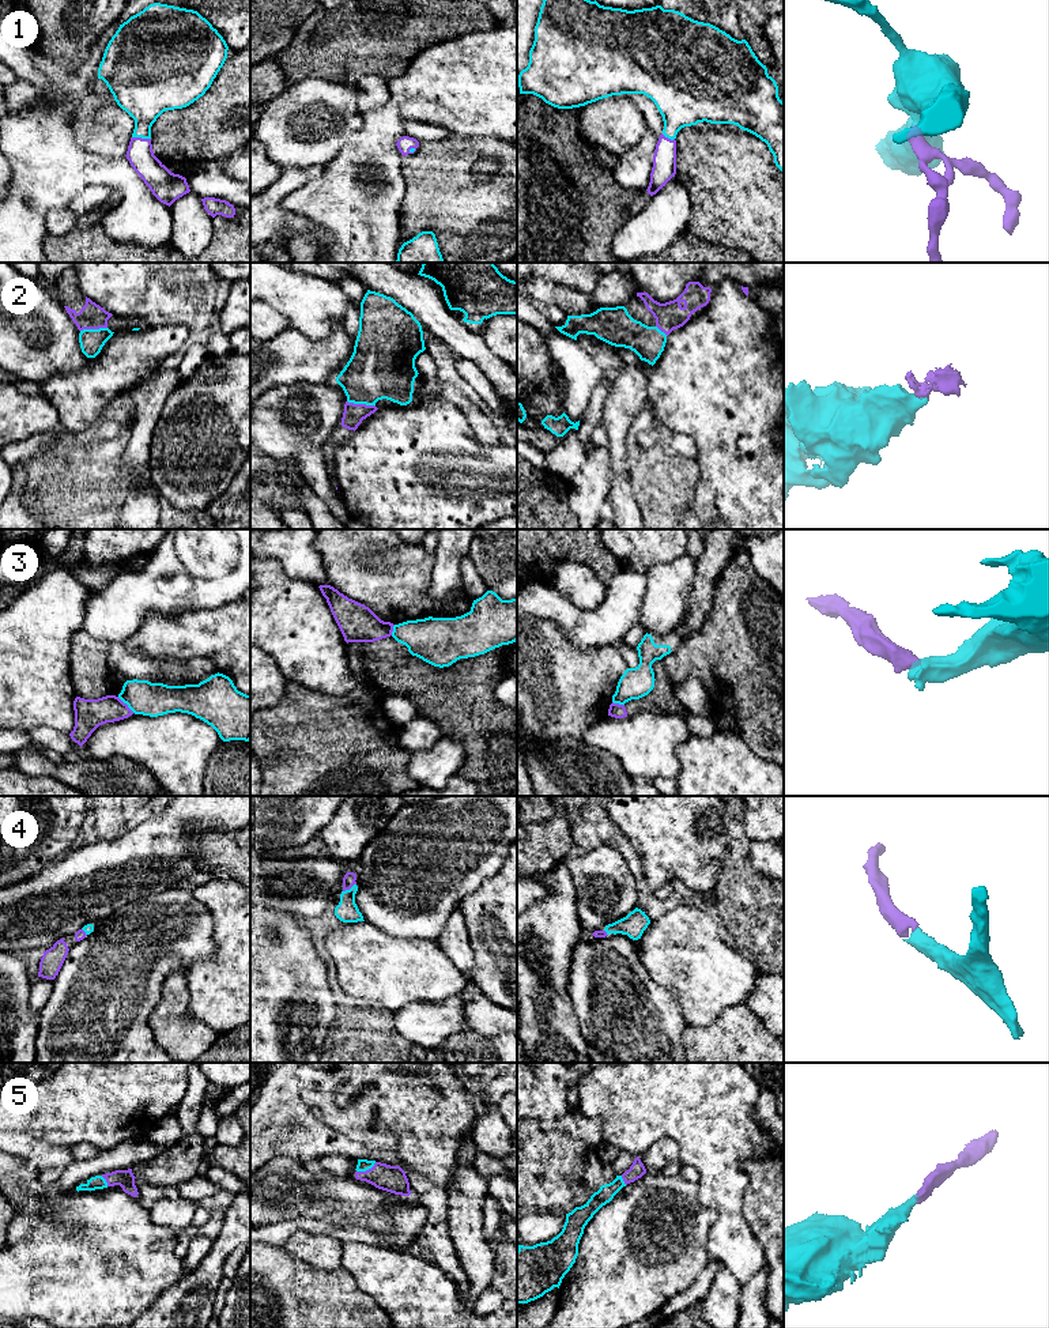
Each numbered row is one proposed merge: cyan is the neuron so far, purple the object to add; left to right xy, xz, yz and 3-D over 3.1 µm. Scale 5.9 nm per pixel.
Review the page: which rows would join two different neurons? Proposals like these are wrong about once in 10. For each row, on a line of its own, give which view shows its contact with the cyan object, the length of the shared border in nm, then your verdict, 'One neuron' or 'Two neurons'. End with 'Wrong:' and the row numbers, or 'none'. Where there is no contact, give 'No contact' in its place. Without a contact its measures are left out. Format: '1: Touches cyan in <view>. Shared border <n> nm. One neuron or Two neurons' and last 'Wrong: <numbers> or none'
1: Touches cyan in xy. Shared border 110 nm. One neuron
2: Touches cyan in xz. Shared border 170 nm. One neuron
3: Touches cyan in xy. Shared border 140 nm. Two neurons
4: Touches cyan in xz. Shared border 90 nm. One neuron
5: Touches cyan in xz. Shared border 130 nm. One neuron
Wrong: 3

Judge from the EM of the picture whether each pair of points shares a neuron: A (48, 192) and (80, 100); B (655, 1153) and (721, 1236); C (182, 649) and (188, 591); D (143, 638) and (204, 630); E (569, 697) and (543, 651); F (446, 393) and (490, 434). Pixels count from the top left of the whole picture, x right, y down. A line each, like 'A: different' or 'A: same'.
A: same
B: different
C: different
D: same
E: same
F: same

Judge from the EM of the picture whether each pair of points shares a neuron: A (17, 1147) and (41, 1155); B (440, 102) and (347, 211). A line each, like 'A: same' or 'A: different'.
A: same
B: same

